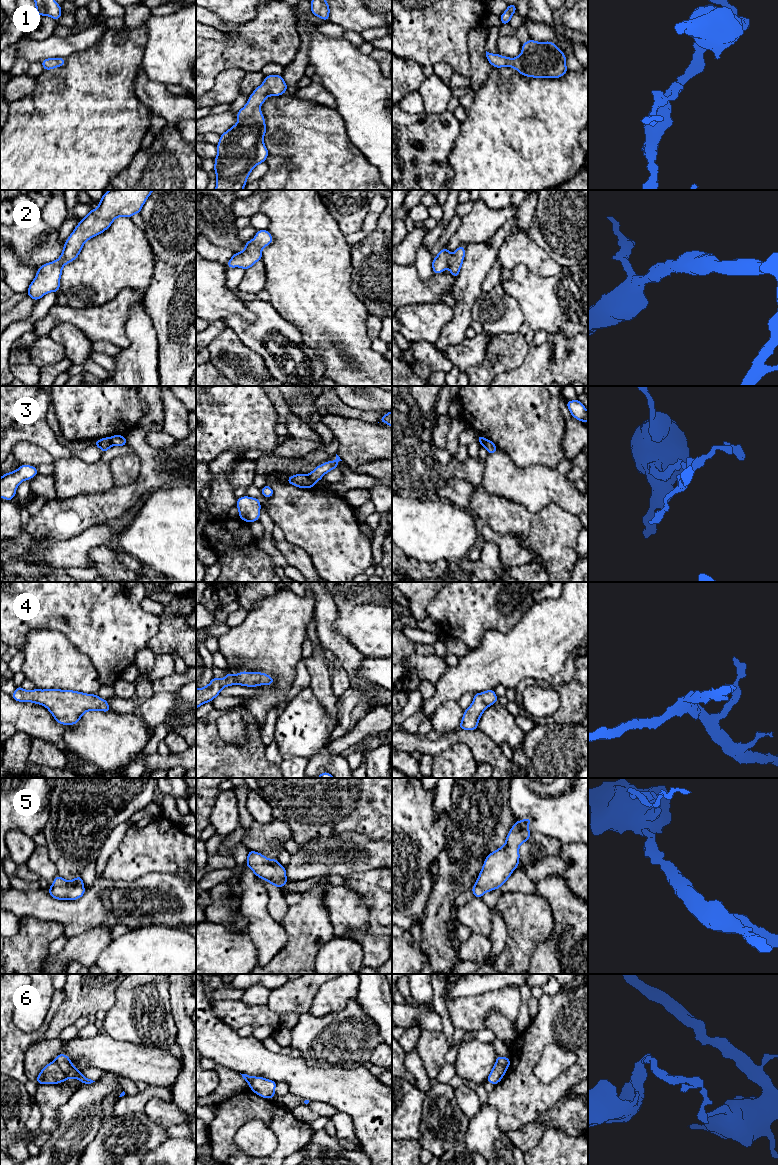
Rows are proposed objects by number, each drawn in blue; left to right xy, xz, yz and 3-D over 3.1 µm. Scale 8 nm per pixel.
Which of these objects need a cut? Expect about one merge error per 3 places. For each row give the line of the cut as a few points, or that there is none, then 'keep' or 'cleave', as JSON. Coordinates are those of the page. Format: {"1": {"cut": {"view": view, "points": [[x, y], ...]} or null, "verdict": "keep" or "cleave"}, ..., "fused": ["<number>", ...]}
{"1": {"cut": null, "verdict": "keep"}, "2": {"cut": null, "verdict": "keep"}, "3": {"cut": {"view": "xz", "points": [[307, 475], [314, 483]]}, "verdict": "cleave"}, "4": {"cut": null, "verdict": "keep"}, "5": {"cut": null, "verdict": "keep"}, "6": {"cut": {"view": "xy", "points": [[54, 1060], [67, 1078]]}, "verdict": "cleave"}, "fused": ["3", "6"]}

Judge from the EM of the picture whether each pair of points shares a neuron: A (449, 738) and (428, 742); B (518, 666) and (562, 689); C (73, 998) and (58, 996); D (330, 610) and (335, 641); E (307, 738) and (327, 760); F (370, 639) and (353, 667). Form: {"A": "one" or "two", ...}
{"A": "one", "B": "two", "C": "two", "D": "one", "E": "two", "F": "two"}

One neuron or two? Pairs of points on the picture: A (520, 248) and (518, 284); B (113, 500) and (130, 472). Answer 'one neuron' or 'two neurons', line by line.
A: two neurons
B: two neurons

